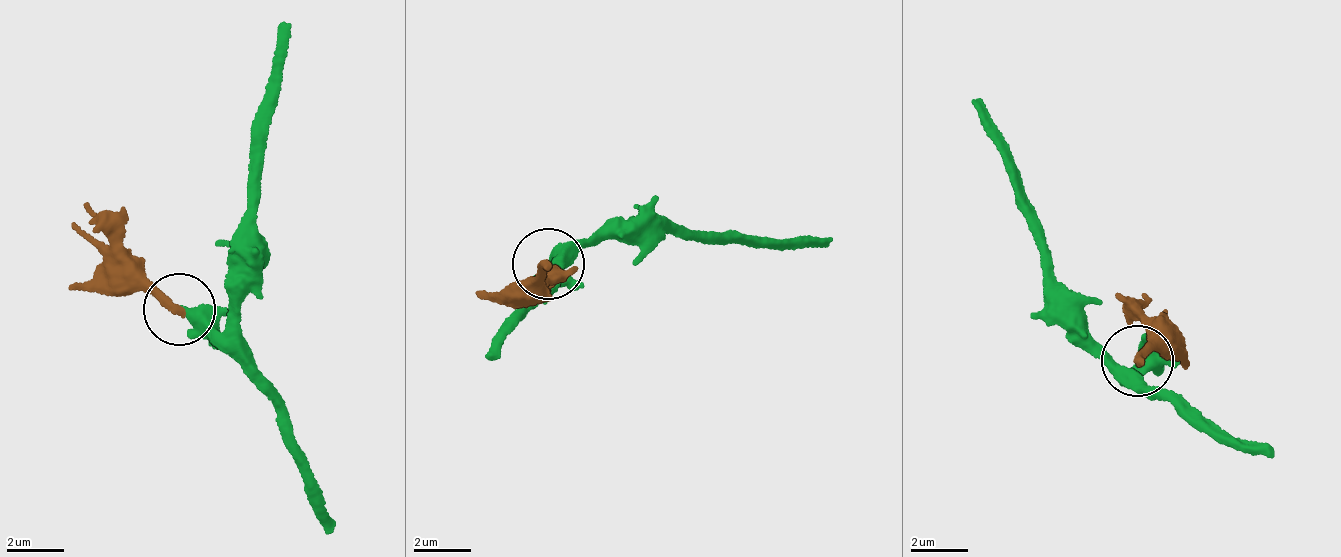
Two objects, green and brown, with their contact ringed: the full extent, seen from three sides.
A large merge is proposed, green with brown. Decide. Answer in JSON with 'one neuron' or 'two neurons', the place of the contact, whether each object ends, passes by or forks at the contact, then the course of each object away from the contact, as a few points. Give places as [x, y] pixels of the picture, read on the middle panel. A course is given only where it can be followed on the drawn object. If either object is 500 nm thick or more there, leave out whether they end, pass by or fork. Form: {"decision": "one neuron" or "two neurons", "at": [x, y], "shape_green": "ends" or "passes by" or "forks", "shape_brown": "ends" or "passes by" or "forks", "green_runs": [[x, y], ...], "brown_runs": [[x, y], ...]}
{"decision": "one neuron", "at": [548, 264], "shape_green": "ends", "shape_brown": "ends", "green_runs": [[546, 265], [564, 261], [581, 242], [657, 226], [755, 251], [831, 241]], "brown_runs": [[546, 265], [548, 286]]}

